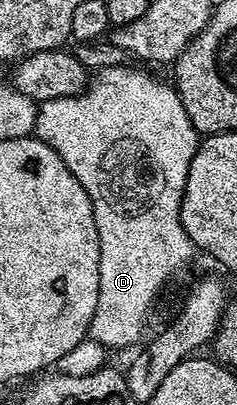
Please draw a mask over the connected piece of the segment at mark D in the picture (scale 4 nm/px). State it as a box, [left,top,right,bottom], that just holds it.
[34,65,199,350]

